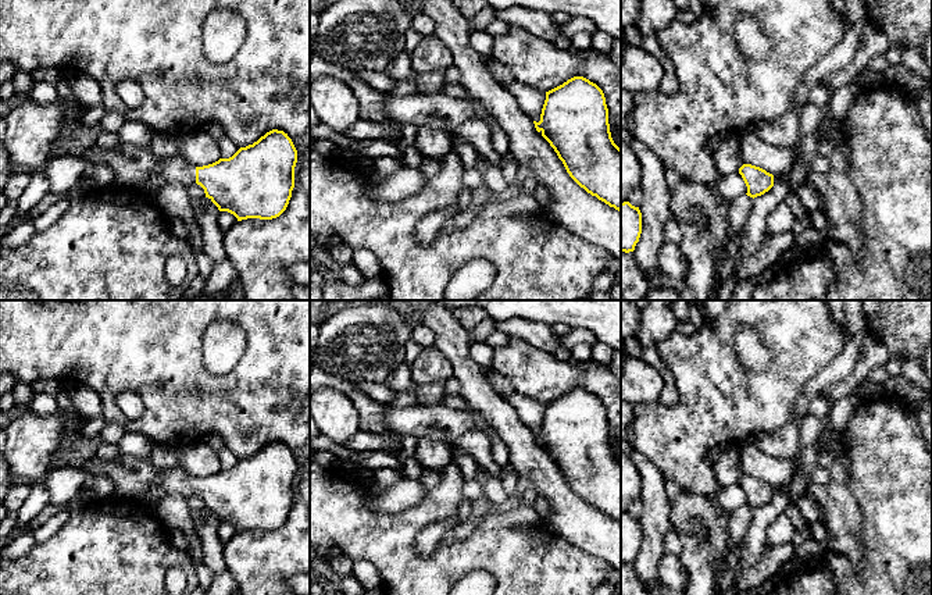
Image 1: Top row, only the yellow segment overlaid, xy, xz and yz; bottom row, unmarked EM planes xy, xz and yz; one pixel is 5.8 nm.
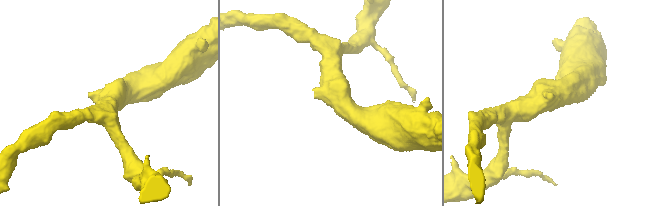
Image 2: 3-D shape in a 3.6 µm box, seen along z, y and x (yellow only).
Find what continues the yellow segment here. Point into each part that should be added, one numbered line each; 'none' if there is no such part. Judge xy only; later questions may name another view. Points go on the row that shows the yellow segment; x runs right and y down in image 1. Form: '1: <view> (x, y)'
1: xy (131, 164)

